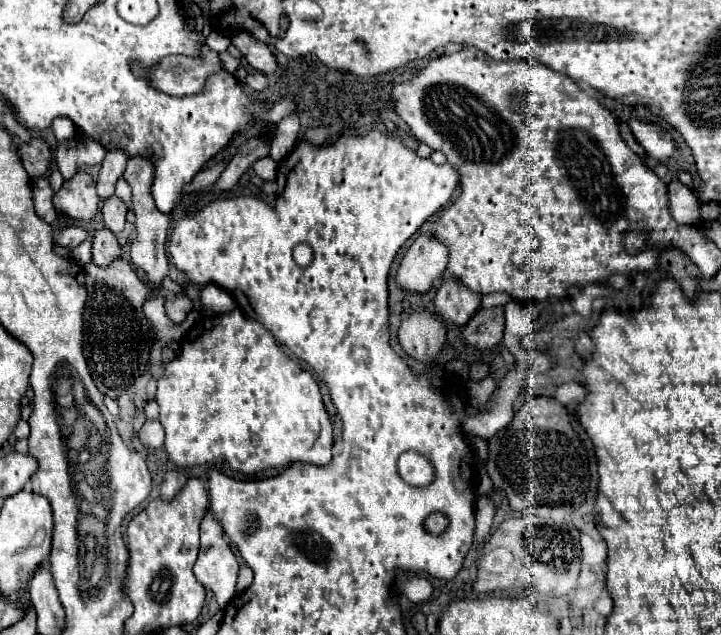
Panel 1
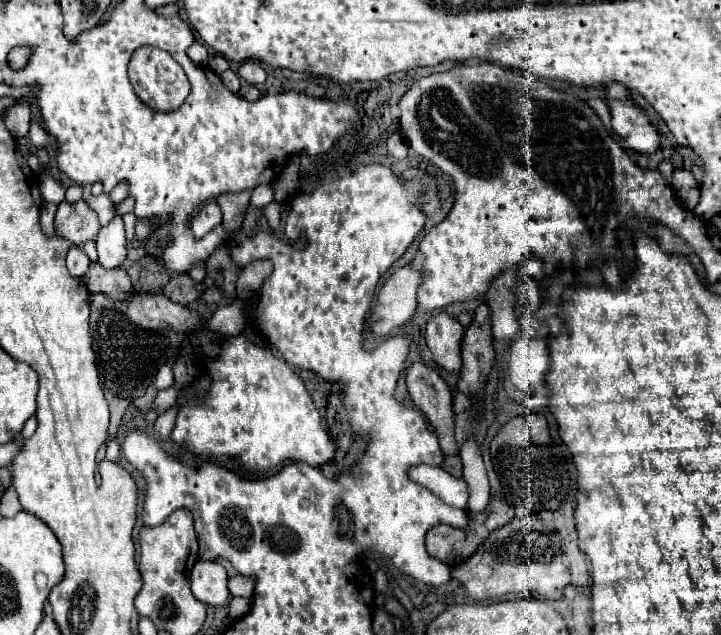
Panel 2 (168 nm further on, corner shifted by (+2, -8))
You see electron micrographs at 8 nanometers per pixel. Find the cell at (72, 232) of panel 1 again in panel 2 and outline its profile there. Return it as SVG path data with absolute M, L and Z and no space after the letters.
M71 246L69 252L67 252L67 268L73 276L81 278L85 272L87 272L87 266L89 266L89 258L87 254L83 252L83 248L79 246Z

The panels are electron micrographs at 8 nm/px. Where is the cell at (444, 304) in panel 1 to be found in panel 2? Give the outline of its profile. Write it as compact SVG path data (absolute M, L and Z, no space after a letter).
M437 312L427 322L425 342L429 350L433 352L433 358L439 366L447 370L459 370L461 368L461 338L463 338L463 326L457 318L449 316L447 312Z

